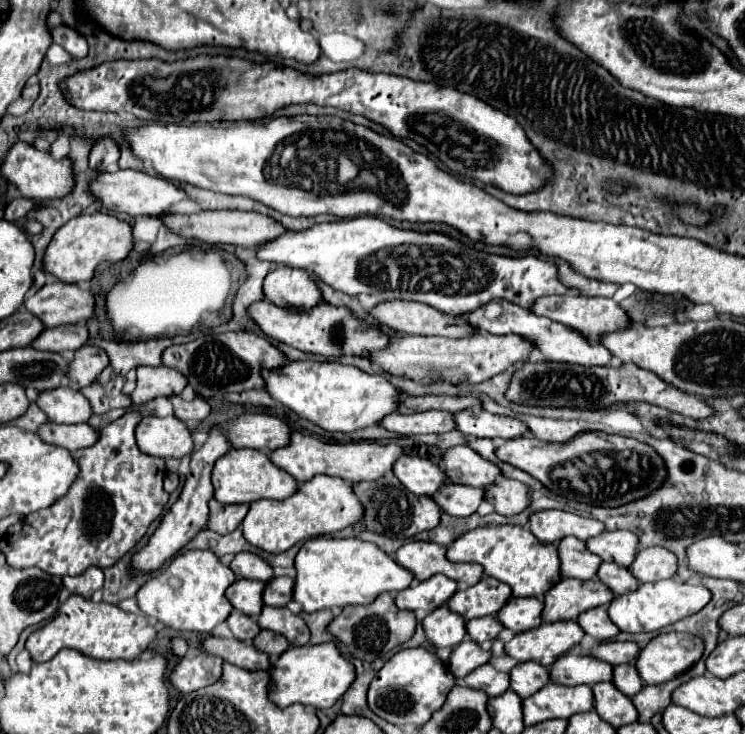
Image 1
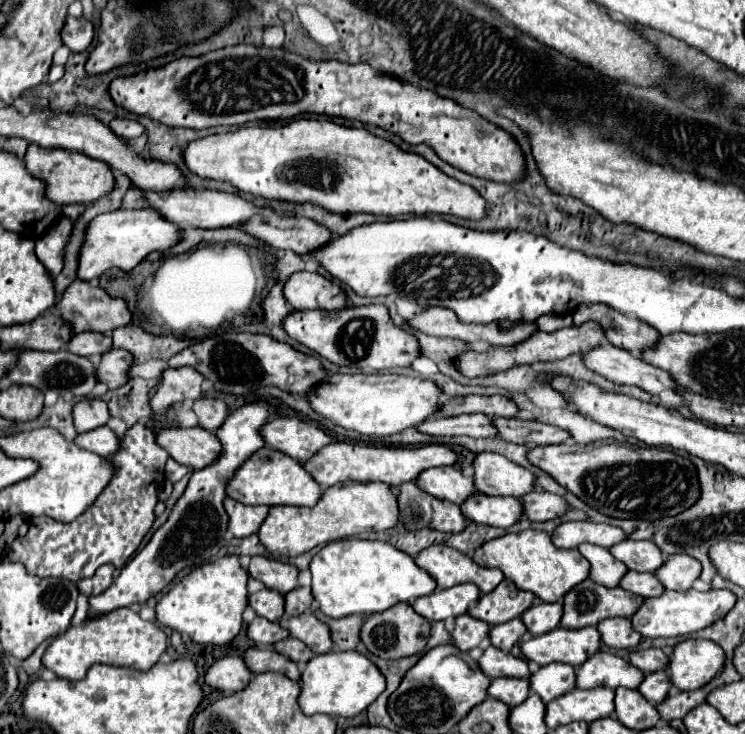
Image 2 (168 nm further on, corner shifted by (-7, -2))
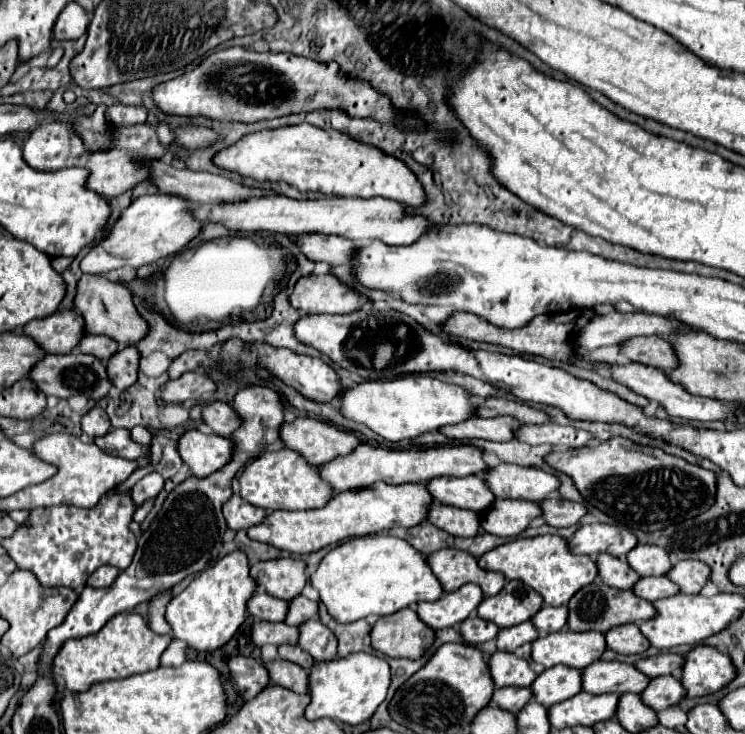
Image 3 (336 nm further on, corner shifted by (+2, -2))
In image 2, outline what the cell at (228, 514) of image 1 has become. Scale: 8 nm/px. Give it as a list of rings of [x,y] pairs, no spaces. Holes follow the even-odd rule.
[[[232,499],[224,501],[226,513],[228,513],[228,531],[234,537],[248,537],[252,533],[258,531],[258,527],[262,525],[262,521],[268,515],[268,507],[260,505],[260,507],[248,507],[248,505],[240,505]]]

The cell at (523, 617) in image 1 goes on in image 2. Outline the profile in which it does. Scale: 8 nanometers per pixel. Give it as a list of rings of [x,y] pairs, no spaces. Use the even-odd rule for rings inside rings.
[[[536,603],[530,609],[526,609],[520,619],[524,621],[528,633],[532,635],[542,635],[558,627],[562,615],[562,603]]]

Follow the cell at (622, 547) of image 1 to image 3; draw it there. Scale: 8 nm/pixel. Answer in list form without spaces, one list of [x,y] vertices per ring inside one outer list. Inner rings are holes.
[[[639,545],[631,555],[627,555],[627,563],[641,575],[667,575],[671,571],[669,553],[659,545]]]

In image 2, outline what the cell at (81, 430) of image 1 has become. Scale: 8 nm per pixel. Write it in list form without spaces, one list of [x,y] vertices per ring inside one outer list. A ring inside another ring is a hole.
[[[98,427],[98,429],[94,429],[94,431],[76,435],[74,443],[76,443],[80,449],[92,451],[92,453],[96,453],[96,455],[100,455],[100,457],[108,457],[108,455],[112,455],[112,453],[118,449],[120,437],[118,437],[116,433],[112,433],[108,427]]]

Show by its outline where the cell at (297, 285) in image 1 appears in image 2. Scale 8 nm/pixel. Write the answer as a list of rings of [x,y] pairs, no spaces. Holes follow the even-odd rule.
[[[294,273],[284,285],[284,297],[292,309],[338,311],[346,307],[346,293],[320,273]]]

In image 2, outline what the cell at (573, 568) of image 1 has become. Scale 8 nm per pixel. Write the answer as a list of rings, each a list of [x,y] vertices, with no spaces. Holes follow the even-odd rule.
[[[582,543],[578,547],[578,551],[590,563],[590,575],[588,575],[588,579],[592,579],[594,583],[604,585],[604,587],[618,587],[620,577],[626,573],[624,563],[620,563],[618,559],[614,559],[608,549],[596,547],[592,543]]]

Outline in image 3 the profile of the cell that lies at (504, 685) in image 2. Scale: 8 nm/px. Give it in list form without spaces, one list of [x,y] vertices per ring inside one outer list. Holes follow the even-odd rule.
[[[505,687],[505,689],[495,689],[493,693],[493,705],[517,713],[521,711],[533,697],[533,691],[529,687]]]

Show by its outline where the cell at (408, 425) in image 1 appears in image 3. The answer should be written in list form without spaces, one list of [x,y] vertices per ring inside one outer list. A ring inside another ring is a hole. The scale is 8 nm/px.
[[[495,417],[495,419],[471,419],[455,427],[443,427],[443,435],[451,439],[489,439],[489,441],[511,441],[515,439],[515,429],[521,427],[521,421],[515,417]]]

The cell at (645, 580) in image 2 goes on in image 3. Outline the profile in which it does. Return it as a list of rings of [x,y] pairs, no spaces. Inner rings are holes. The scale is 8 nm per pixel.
[[[643,577],[633,589],[635,595],[647,599],[647,601],[659,601],[671,595],[679,593],[679,587],[669,577]]]

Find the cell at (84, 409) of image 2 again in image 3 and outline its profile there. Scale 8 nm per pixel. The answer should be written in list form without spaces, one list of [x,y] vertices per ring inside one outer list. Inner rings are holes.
[[[93,407],[93,409],[81,419],[81,429],[83,429],[83,433],[87,433],[91,439],[103,437],[103,435],[109,433],[111,421],[109,421],[107,413],[105,413],[101,407]]]

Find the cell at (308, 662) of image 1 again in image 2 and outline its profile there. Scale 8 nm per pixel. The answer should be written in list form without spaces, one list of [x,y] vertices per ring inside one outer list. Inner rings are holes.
[[[330,651],[330,653],[324,653],[324,655],[314,655],[302,675],[300,675],[300,695],[298,695],[298,703],[300,703],[300,709],[306,713],[306,715],[314,715],[314,713],[324,713],[324,715],[332,715],[332,717],[354,717],[358,715],[360,711],[364,711],[386,687],[386,681],[384,681],[384,675],[378,671],[378,667],[368,661],[362,653],[358,651]]]

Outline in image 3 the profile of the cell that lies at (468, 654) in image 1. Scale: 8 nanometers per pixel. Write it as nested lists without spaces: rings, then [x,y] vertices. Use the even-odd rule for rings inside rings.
[[[495,651],[489,667],[497,687],[529,687],[537,679],[537,673],[529,667],[529,663],[513,653]]]

